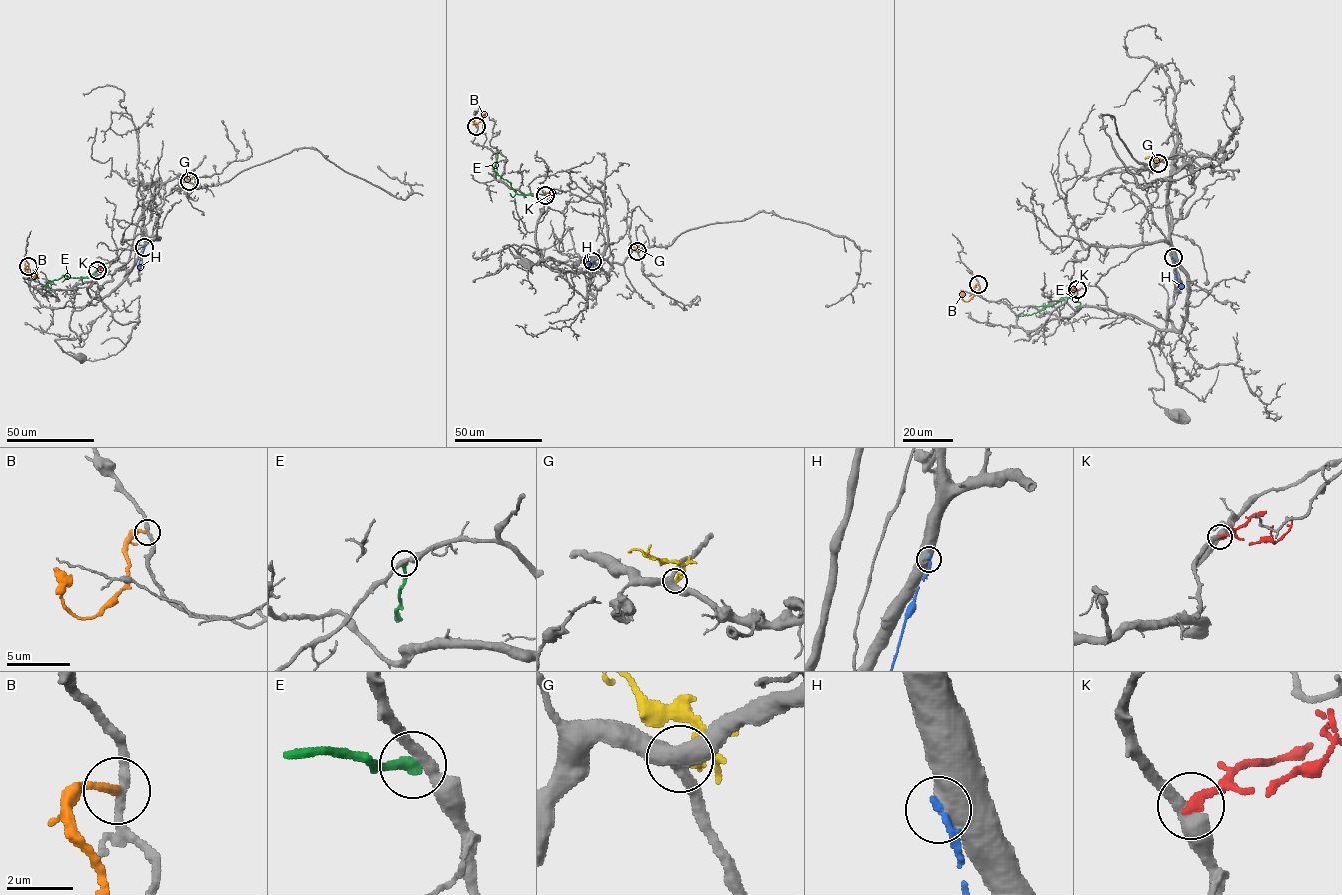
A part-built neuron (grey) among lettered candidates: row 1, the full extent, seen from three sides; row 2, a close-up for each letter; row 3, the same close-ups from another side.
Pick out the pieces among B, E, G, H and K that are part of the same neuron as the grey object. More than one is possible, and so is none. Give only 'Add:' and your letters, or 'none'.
Add: none

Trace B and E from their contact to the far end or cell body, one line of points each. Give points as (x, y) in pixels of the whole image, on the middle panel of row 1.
B: (476, 126), (474, 123), (478, 123), (485, 113)
E: (544, 194), (518, 194), (510, 182), (494, 171), (499, 153)

